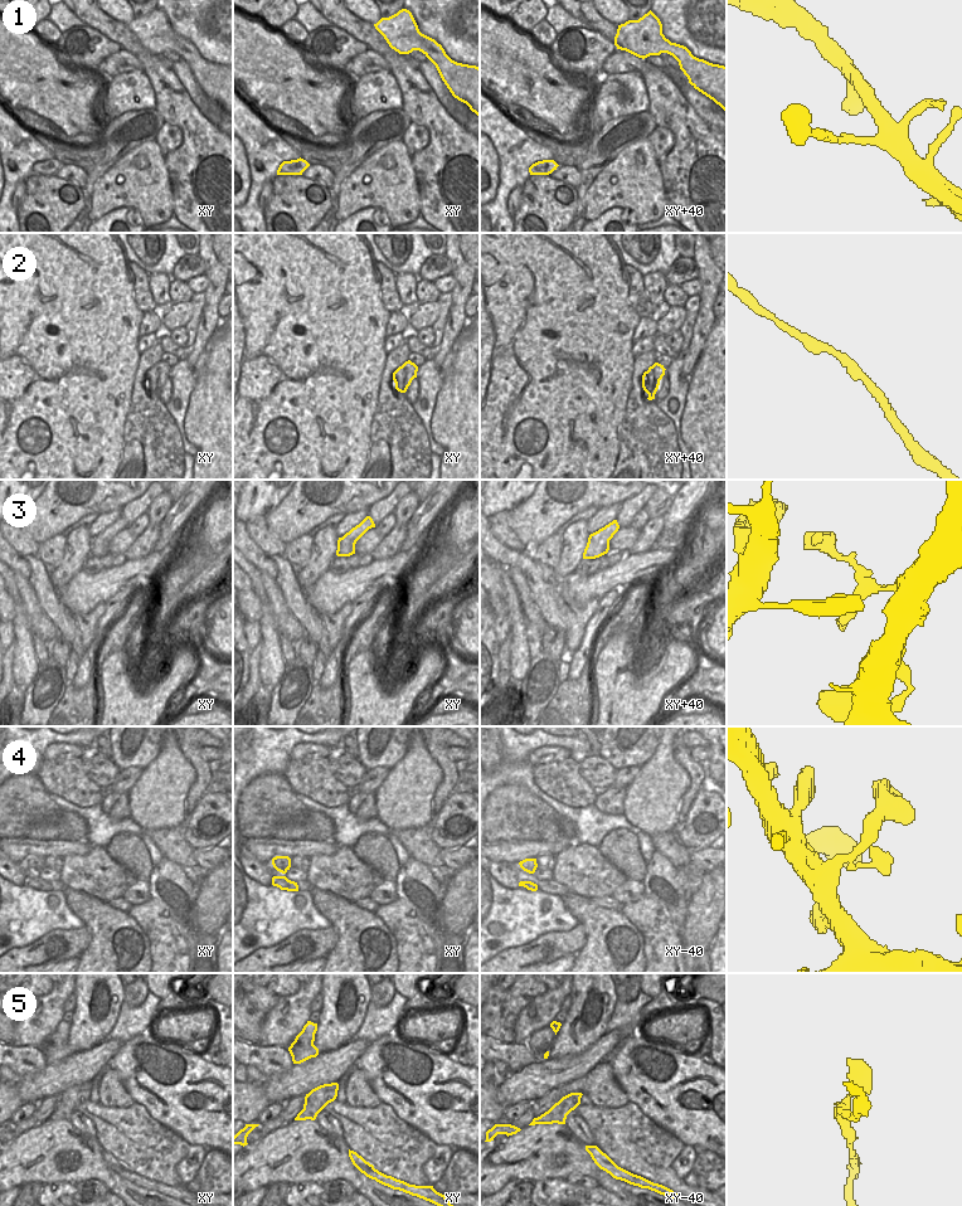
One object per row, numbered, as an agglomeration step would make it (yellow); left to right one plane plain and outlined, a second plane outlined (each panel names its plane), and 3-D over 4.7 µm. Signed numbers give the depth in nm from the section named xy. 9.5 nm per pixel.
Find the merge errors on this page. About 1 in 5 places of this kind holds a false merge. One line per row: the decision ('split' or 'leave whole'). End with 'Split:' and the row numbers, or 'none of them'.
1: leave whole
2: leave whole
3: leave whole
4: leave whole
5: leave whole
Split: none of them

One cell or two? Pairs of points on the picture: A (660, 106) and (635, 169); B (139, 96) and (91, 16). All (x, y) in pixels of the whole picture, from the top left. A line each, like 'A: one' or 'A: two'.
A: two
B: two

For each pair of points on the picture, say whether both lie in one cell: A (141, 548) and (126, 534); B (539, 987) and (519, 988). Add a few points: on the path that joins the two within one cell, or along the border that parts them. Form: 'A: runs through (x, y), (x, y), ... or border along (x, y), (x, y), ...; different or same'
A: border along (137, 536), (122, 553); different
B: runs through (534, 987), (524, 987); same

